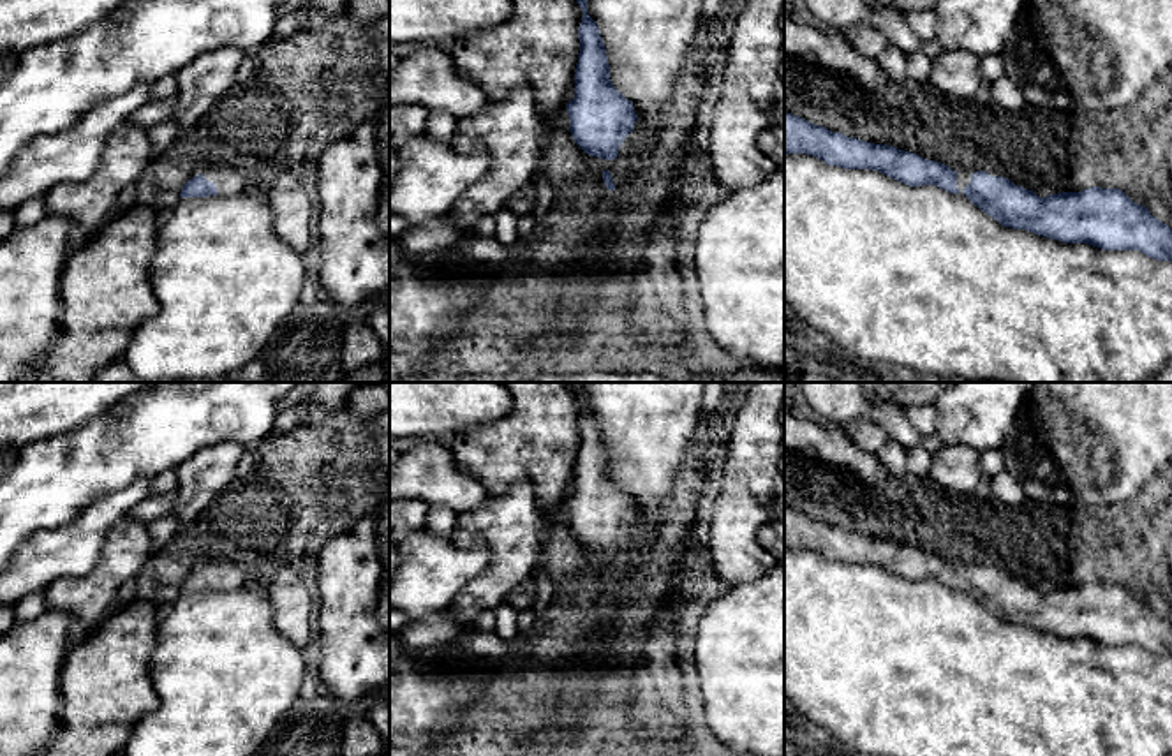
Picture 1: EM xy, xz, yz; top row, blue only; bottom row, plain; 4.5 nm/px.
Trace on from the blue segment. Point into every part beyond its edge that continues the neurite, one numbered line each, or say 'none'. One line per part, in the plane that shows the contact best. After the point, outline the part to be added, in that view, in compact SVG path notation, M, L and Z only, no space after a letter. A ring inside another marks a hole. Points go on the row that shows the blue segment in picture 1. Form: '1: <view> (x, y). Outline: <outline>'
1: yz (963, 177). Outline: M959 169L957 171L957 189L959 189L959 196L964 196L962 194L962 189L971 182L971 174L973 173L976 173L976 171L966 171L966 169Z

